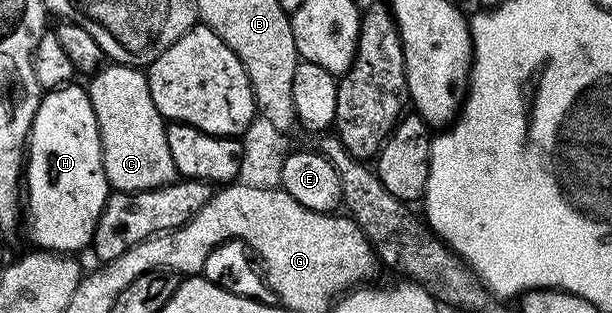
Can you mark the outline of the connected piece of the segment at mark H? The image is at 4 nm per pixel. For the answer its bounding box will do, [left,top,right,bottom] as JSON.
[23,83,110,255]

